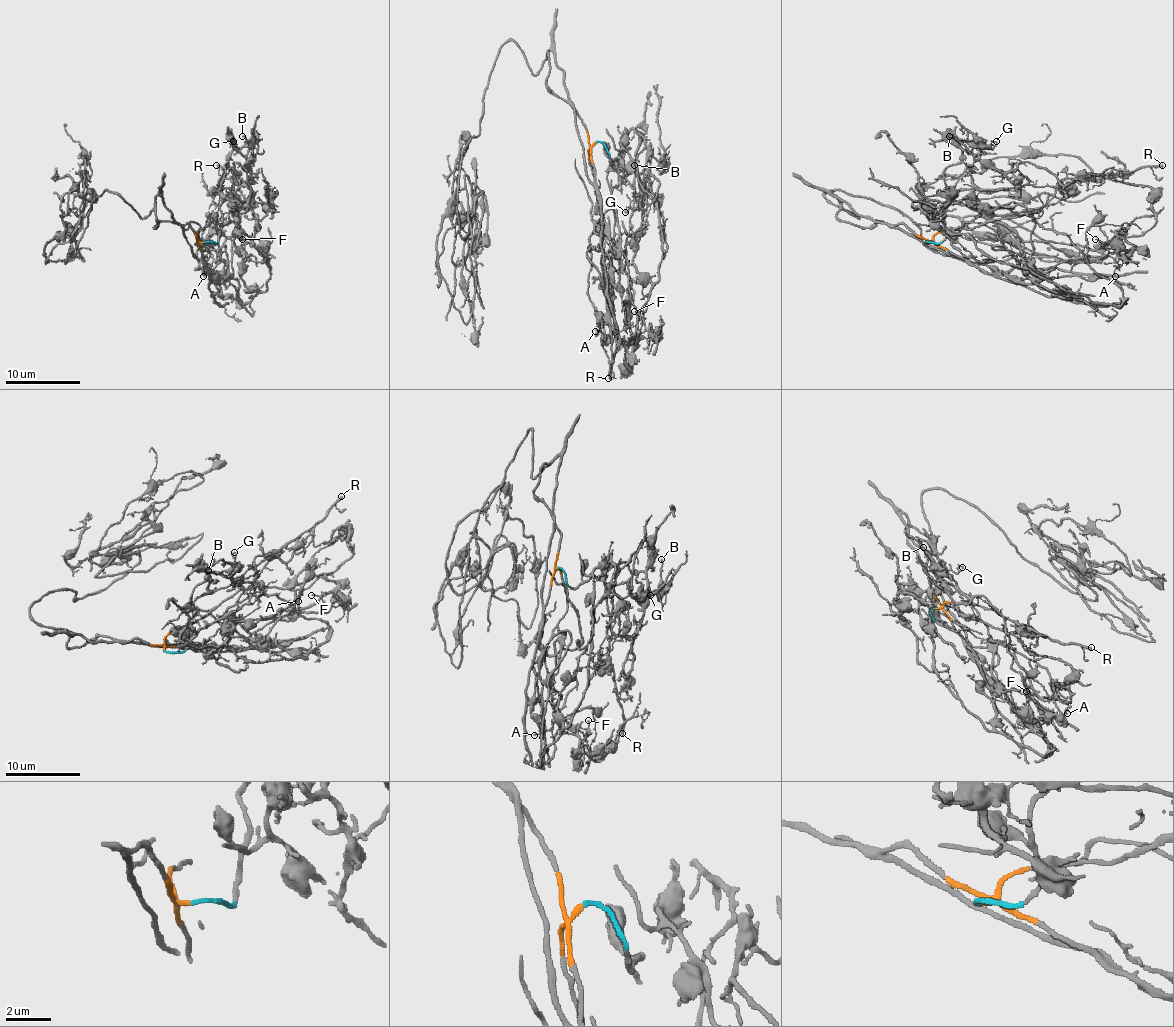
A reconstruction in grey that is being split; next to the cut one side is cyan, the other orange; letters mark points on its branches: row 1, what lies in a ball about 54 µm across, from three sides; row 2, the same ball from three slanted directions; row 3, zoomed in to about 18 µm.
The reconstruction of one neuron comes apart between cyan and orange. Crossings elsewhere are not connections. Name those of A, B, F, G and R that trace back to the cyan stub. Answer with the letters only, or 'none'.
B, G, R

